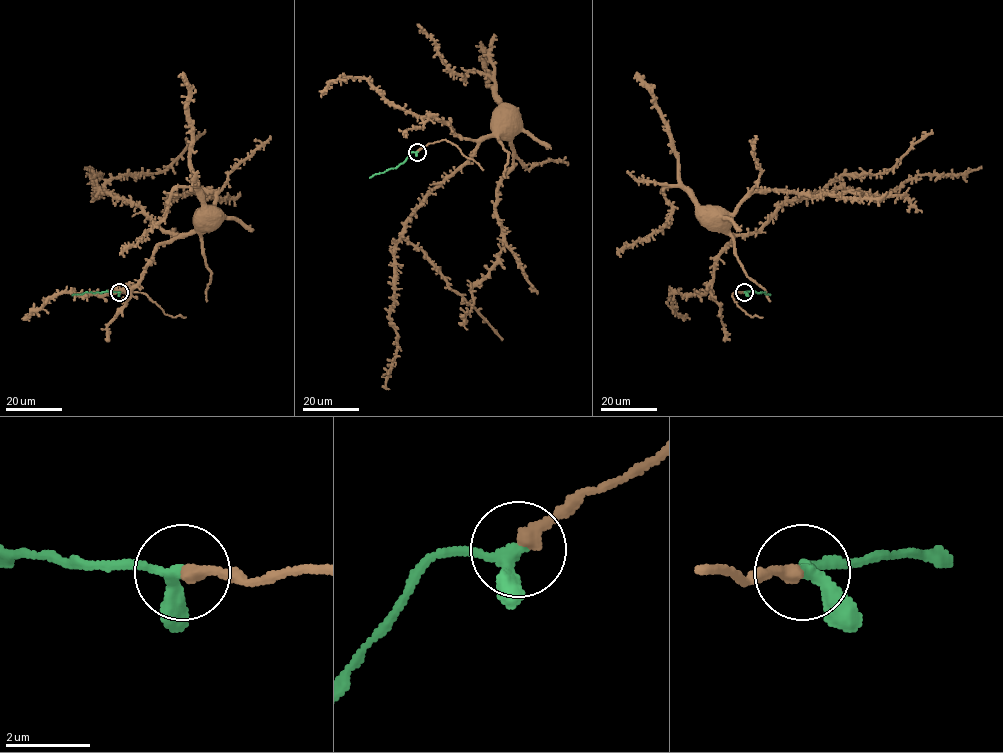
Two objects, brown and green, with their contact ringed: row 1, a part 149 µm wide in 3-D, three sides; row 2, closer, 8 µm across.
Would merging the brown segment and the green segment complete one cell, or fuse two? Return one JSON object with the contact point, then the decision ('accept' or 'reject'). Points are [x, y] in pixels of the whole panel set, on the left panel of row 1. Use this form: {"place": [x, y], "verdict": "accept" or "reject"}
{"place": [119, 292], "verdict": "accept"}

